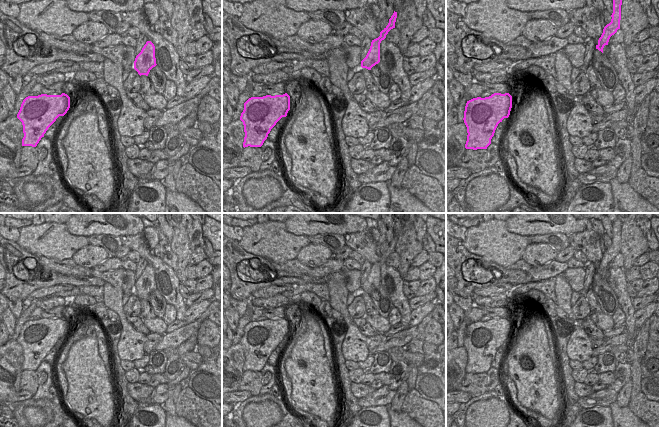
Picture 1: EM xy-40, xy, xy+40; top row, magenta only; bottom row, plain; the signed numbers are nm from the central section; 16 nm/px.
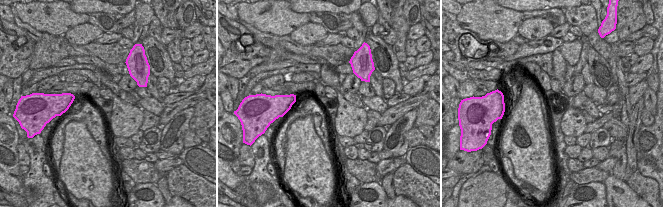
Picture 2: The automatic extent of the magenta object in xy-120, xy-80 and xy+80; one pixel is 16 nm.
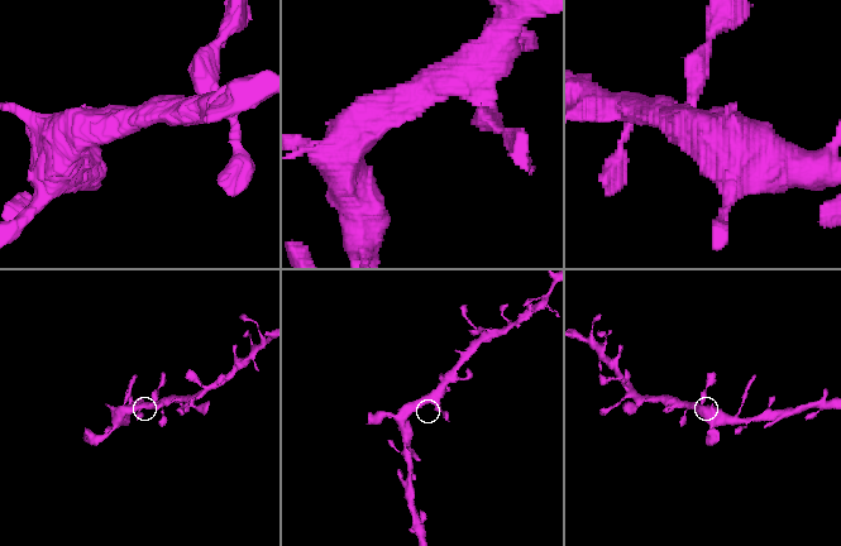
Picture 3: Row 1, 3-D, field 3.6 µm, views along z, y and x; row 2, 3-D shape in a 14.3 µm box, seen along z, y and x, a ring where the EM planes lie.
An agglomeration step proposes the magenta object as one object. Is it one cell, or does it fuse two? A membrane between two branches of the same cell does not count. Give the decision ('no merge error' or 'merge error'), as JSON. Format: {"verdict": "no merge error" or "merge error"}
{"verdict": "no merge error"}

